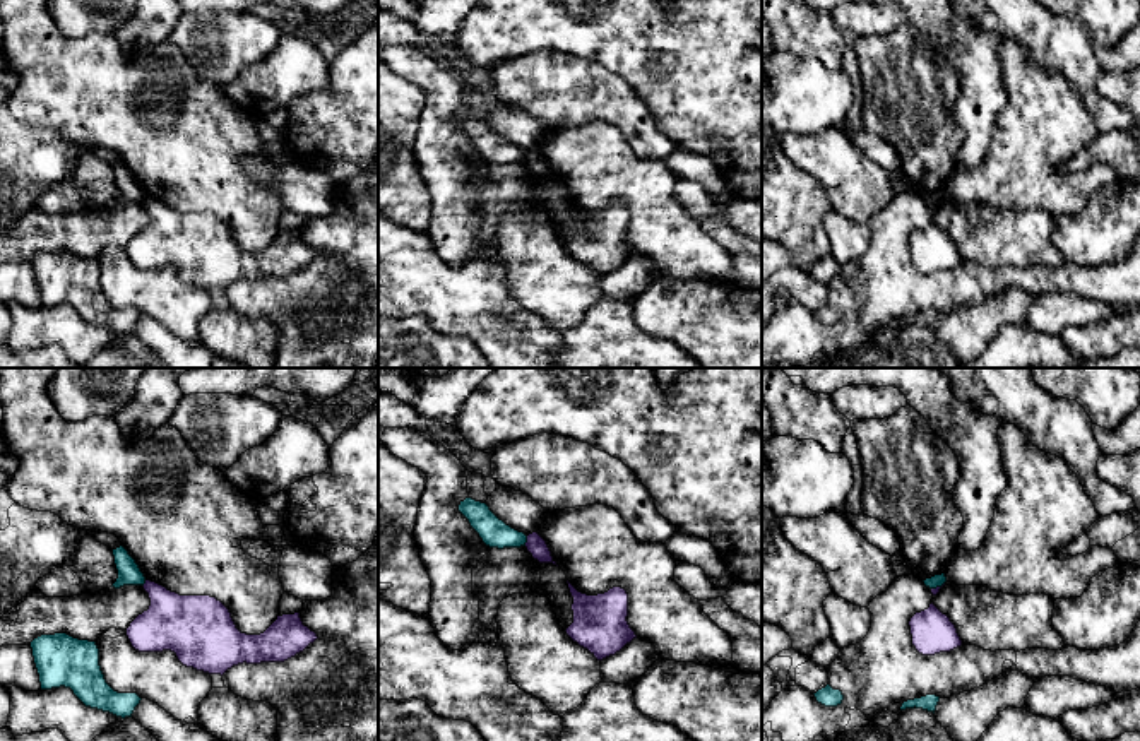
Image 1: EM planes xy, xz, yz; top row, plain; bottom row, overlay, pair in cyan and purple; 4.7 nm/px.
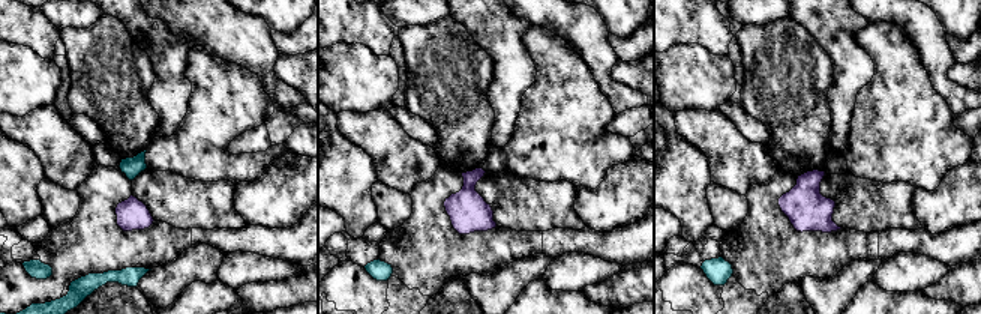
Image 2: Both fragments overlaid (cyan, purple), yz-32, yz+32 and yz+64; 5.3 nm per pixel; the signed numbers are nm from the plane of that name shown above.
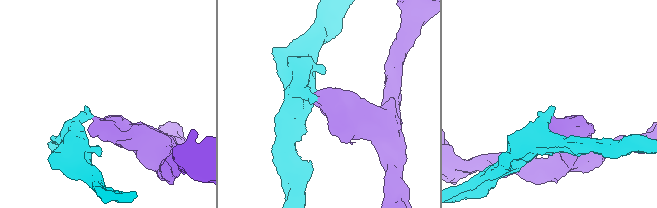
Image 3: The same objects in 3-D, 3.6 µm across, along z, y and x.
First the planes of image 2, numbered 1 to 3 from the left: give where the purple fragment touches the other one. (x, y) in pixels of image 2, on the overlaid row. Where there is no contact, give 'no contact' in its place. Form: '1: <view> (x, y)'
1: no contact
2: no contact
3: no contact

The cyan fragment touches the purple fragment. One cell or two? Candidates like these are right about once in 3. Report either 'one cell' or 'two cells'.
two cells

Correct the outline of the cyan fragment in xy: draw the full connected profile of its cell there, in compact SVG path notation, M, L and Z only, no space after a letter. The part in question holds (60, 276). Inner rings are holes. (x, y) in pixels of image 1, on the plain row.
M67 250L41 252L31 258L41 306L70 305L91 325L132 334L140 320L137 310L118 310L104 296L96 258Z

